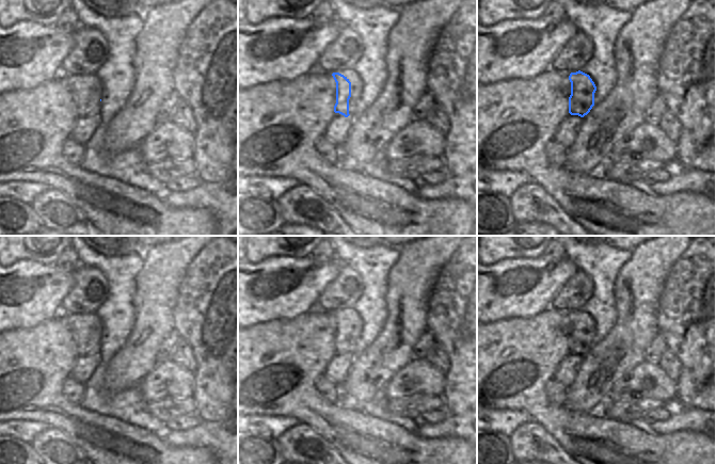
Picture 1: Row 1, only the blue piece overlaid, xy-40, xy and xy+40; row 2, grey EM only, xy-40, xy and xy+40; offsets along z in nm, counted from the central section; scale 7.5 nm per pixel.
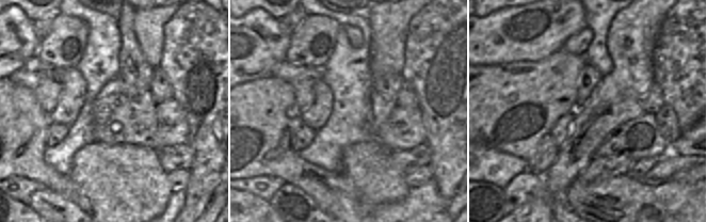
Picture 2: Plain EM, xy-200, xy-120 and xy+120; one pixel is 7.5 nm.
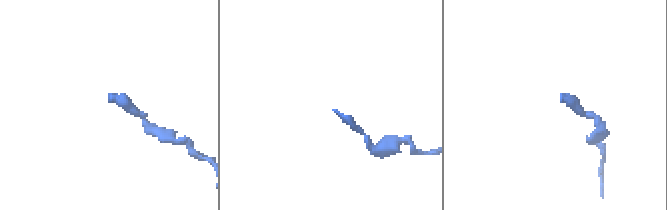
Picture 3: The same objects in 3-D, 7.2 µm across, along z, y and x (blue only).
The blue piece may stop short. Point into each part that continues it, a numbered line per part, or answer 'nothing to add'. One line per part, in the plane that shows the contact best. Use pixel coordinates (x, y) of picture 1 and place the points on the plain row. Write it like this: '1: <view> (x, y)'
1: xy (327, 322)

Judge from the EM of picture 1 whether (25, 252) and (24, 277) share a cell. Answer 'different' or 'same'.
different

